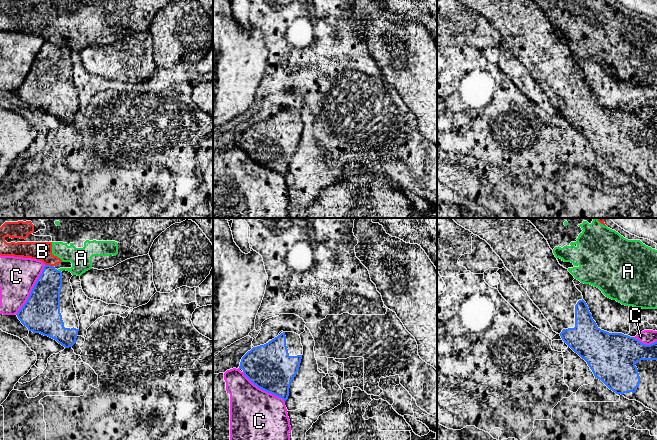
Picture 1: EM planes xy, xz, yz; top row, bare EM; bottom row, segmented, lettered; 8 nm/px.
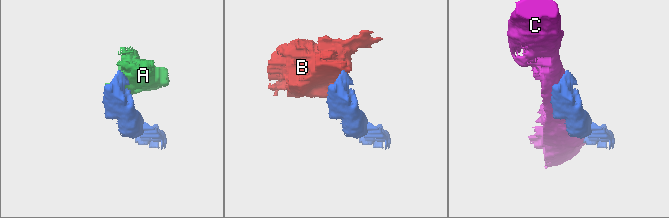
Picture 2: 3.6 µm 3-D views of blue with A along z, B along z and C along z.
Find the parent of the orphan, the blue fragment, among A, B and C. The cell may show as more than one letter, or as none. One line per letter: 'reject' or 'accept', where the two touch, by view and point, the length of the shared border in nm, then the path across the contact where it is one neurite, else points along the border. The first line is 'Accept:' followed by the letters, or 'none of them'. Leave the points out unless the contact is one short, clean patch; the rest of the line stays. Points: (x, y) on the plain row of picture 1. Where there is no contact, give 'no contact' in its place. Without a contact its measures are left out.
Accept: none of them
A: reject | xy (59, 47) | 30 nm | along xy (57, 46), (60, 47)
B: reject | xy (49, 41) | 70 nm | along xy (45, 40), (53, 42)
C: reject | xy (32, 66) | 460 nm

